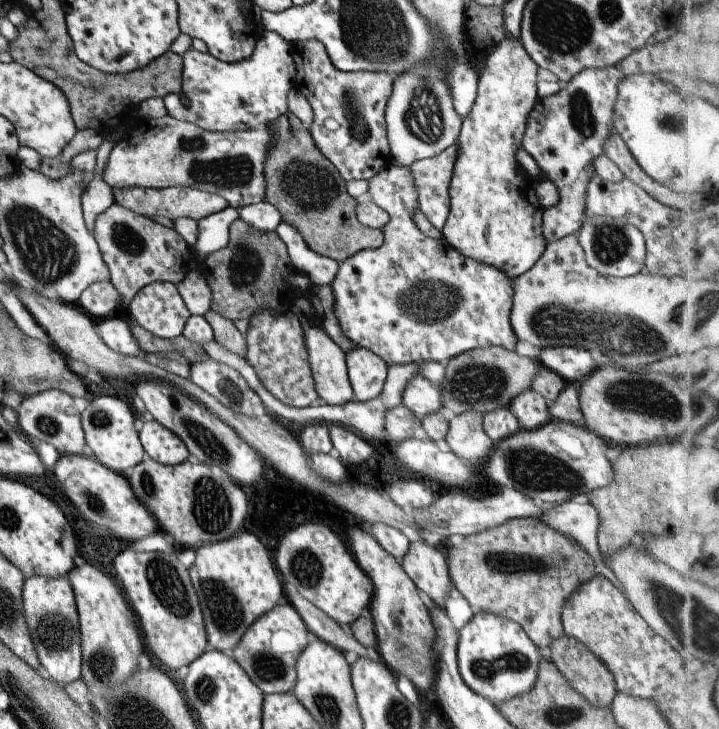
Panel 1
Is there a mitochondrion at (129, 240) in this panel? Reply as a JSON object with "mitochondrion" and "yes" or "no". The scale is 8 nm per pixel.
{"mitochondrion":"yes"}

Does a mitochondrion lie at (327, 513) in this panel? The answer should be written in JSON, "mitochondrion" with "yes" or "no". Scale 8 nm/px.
{"mitochondrion":"no"}

